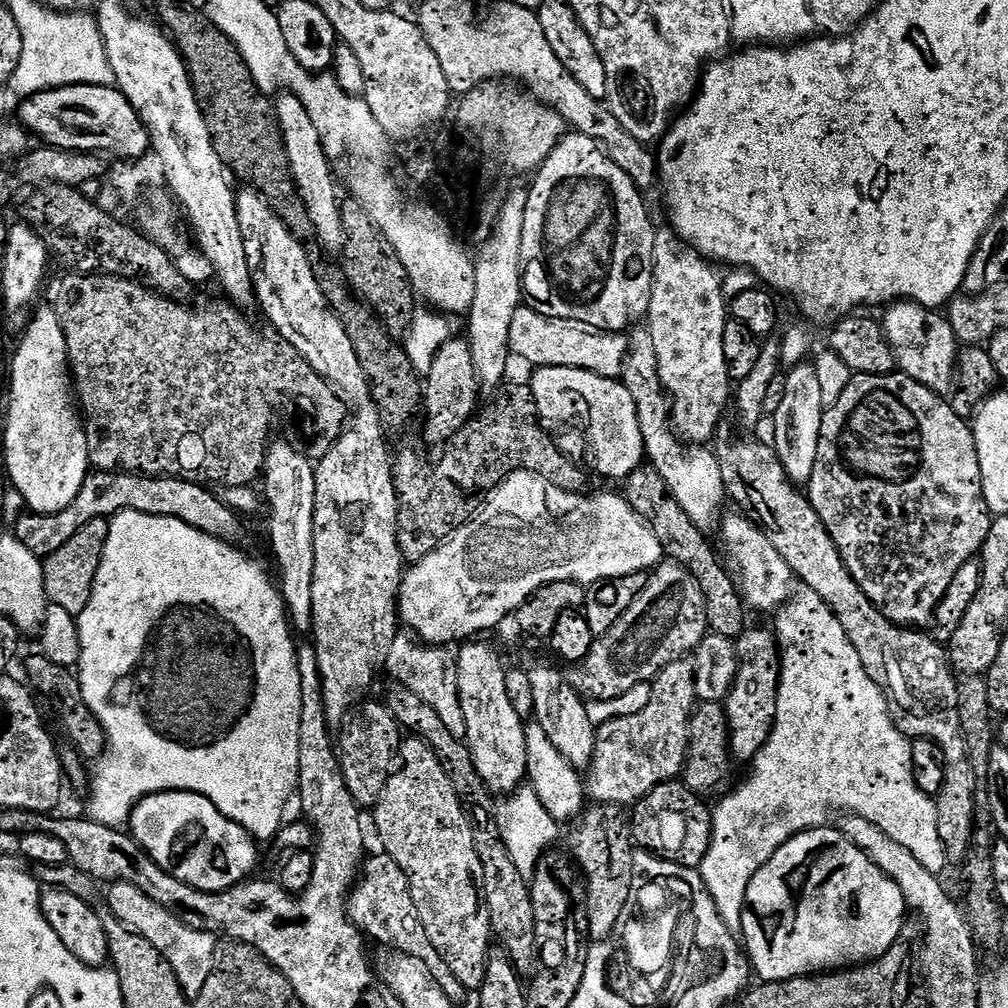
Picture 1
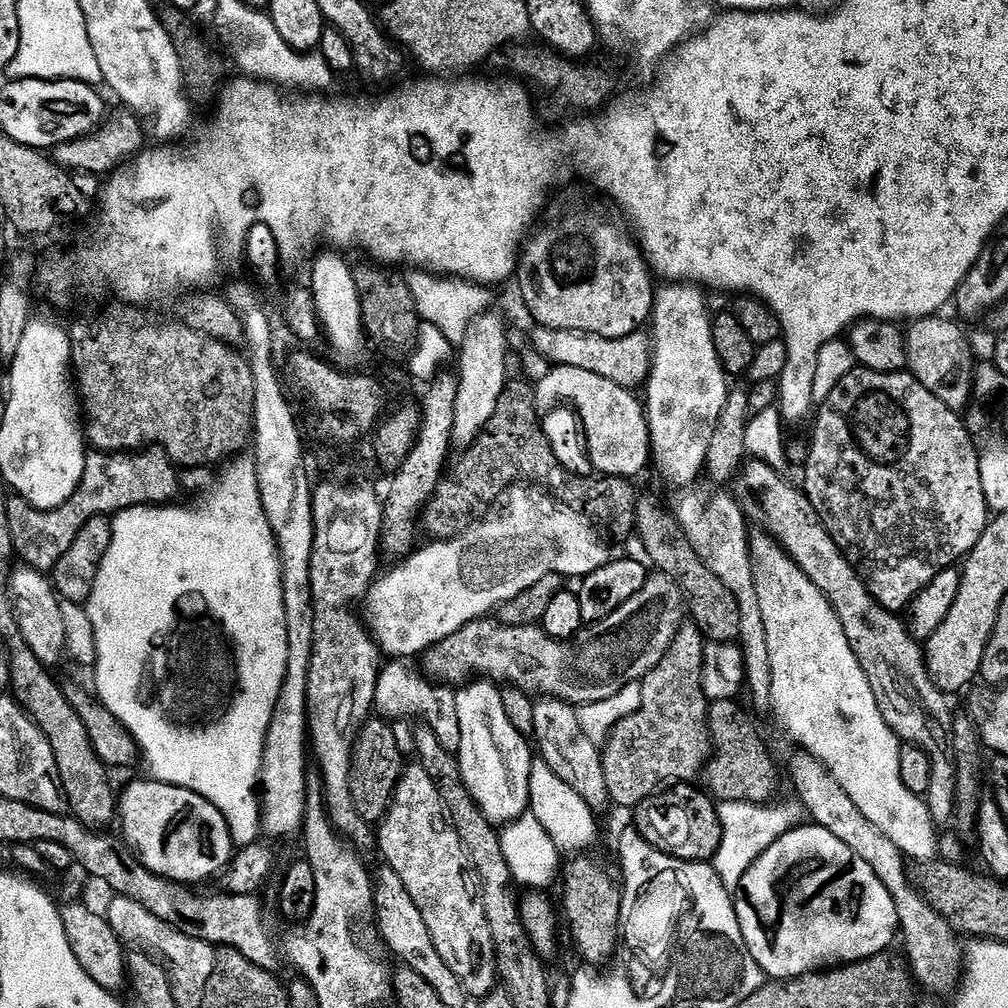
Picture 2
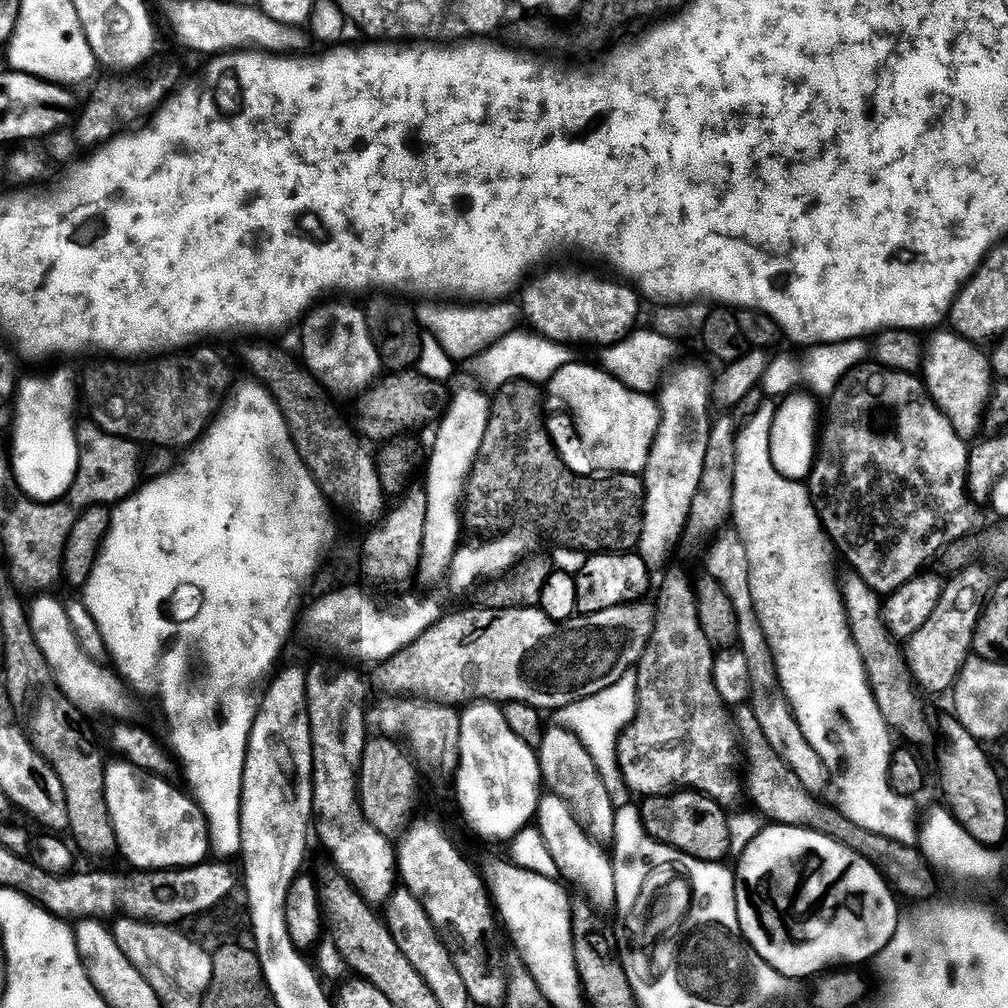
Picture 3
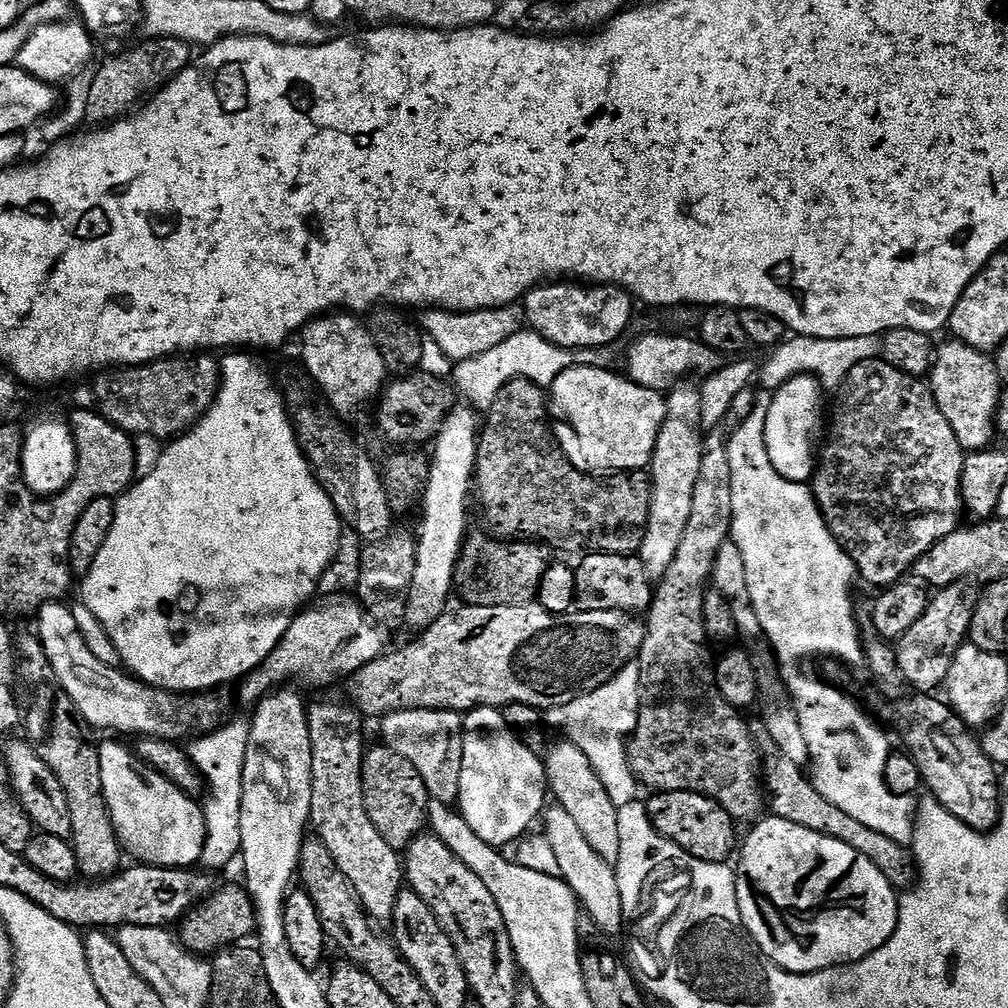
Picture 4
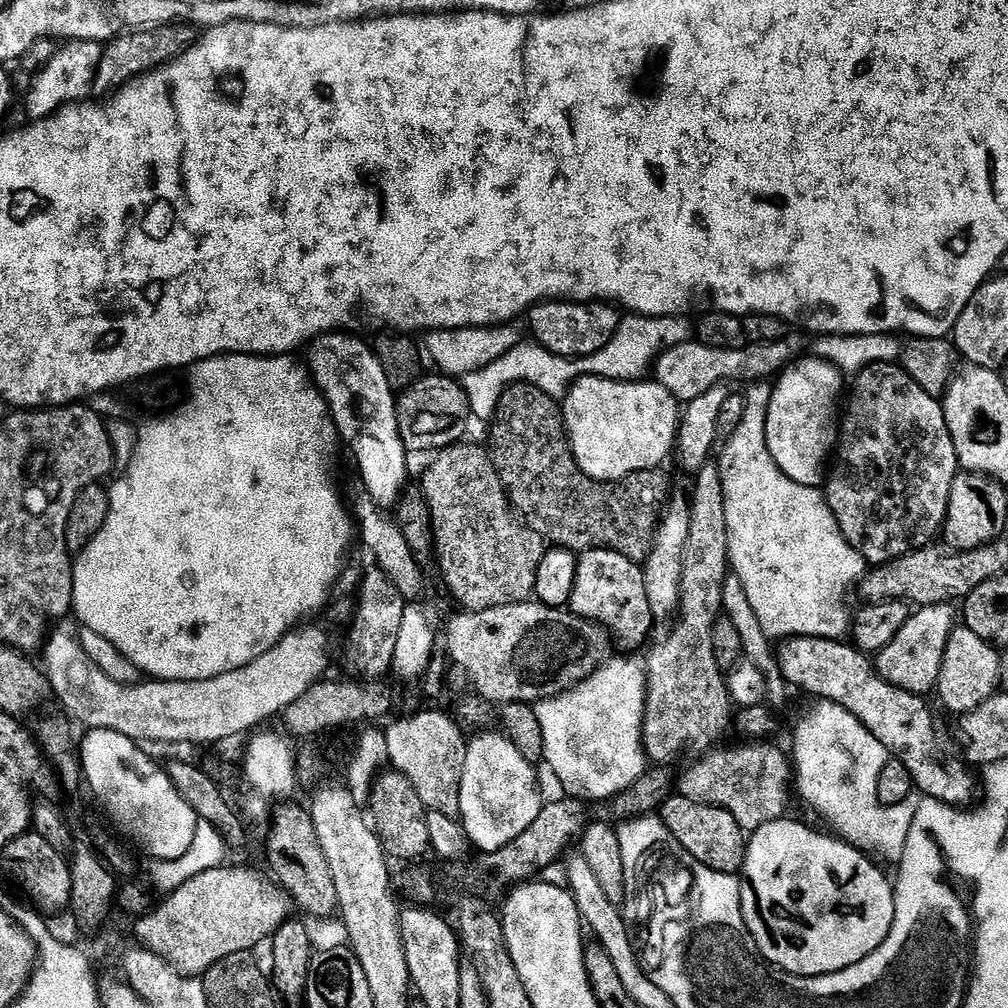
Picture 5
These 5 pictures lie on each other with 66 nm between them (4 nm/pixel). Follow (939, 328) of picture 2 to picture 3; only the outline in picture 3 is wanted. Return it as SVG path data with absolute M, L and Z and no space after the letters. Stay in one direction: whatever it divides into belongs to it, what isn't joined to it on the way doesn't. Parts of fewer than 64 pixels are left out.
M951 330L937 331L922 352L922 379L924 387L938 407L946 414L959 436L971 438L982 428L988 398L993 393L994 373L989 357L979 352L977 345L965 336Z

